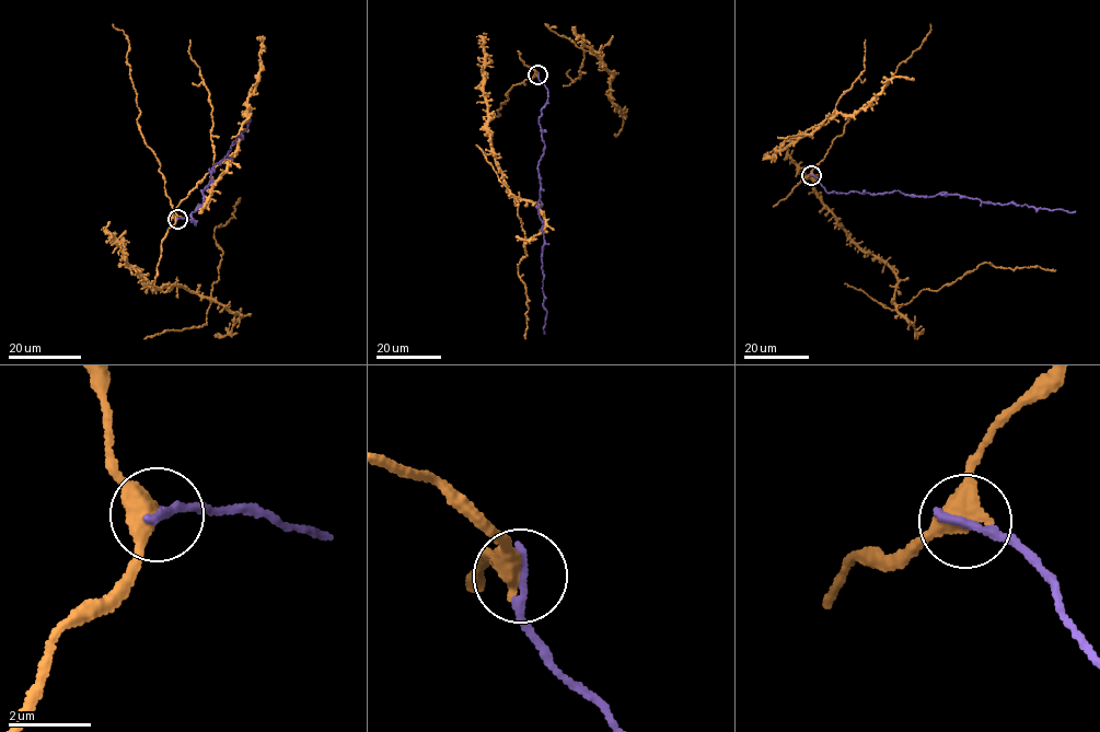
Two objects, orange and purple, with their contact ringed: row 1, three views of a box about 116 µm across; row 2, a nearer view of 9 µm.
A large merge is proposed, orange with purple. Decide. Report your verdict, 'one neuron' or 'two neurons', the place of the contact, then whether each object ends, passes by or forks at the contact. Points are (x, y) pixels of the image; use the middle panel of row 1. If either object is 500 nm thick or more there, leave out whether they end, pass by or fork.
one neuron | (537, 74) | orange passes by | purple ends

